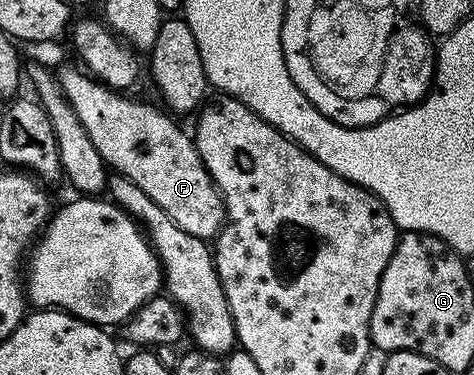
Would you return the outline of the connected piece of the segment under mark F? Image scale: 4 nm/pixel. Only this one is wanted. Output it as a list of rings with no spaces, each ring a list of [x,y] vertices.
[[[74,65],[57,70],[58,85],[104,163],[117,176],[136,183],[148,199],[156,202],[174,220],[180,231],[203,239],[217,238],[226,224],[226,208],[194,146],[193,136],[187,130],[185,133],[174,122],[177,120],[157,104],[137,101],[130,97],[134,95],[112,89]]]

